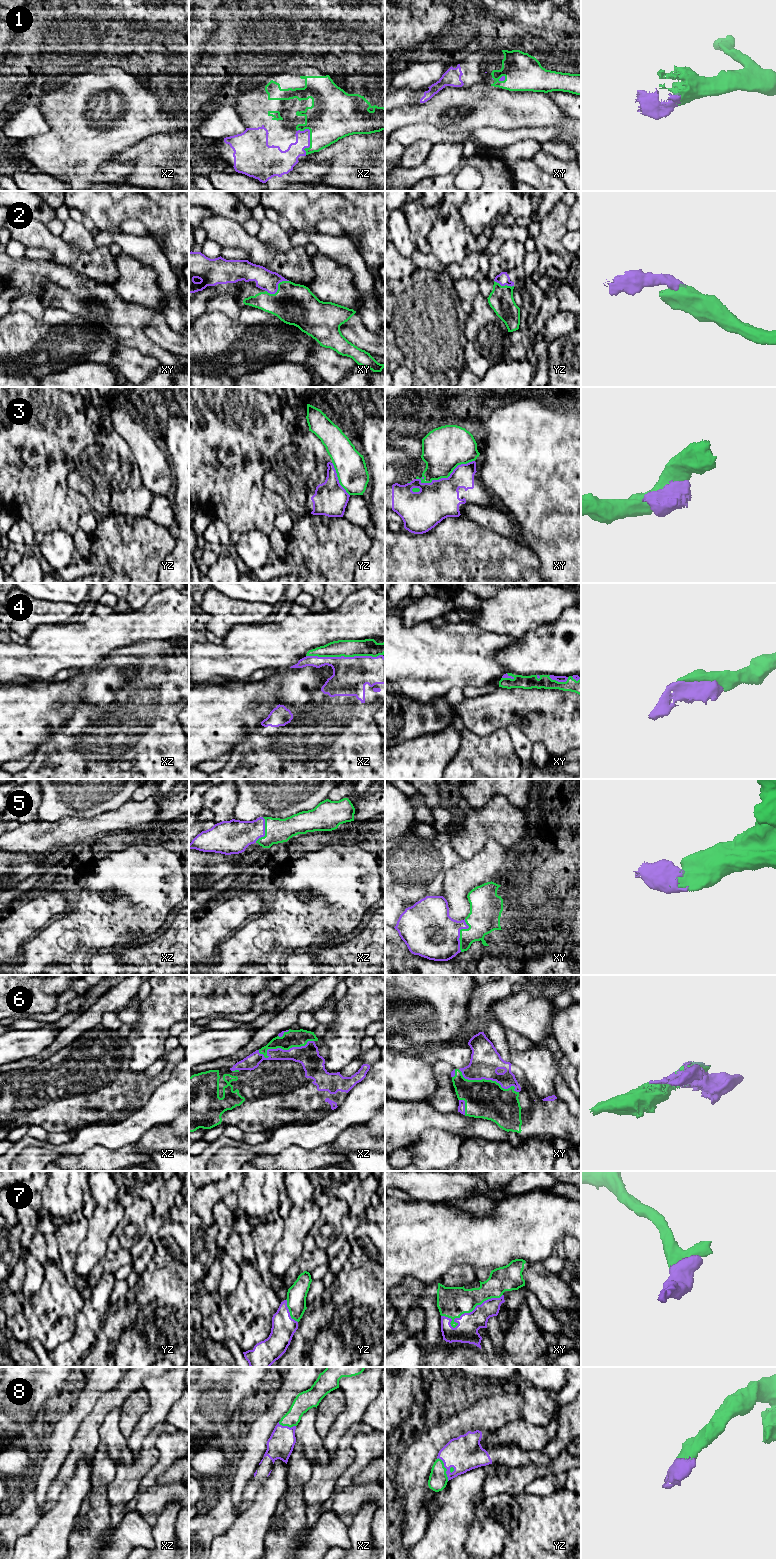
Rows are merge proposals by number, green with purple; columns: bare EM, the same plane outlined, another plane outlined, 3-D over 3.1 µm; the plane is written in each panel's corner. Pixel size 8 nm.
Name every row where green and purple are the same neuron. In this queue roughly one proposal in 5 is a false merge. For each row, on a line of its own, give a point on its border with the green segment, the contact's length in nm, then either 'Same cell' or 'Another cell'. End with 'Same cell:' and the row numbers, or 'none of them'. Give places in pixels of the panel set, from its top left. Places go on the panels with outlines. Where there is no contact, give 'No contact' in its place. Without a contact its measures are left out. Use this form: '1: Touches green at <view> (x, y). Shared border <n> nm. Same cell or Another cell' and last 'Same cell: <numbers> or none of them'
1: Touches green at xz (310, 142). Shared border 220 nm. Same cell
2: Touches green at xy (278, 288). Shared border 220 nm. Same cell
3: Touches green at xy (445, 477). Shared border 500 nm. Another cell
4: Touches green at xz (344, 656). Shared border 600 nm. Same cell
5: Touches green at xy (460, 933). Shared border 260 nm. Same cell
6: Touches green at xz (282, 1048). Shared border 460 nm. Same cell
7: Touches green at xy (471, 1311). Shared border 550 nm. Same cell
8: Touches green at yz (446, 1469). Shared border 200 nm. Same cell
Same cell: 1, 2, 4, 5, 6, 7, 8

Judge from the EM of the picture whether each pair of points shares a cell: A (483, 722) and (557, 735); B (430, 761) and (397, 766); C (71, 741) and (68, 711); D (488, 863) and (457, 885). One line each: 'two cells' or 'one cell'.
A: one cell
B: one cell
C: two cells
D: one cell

